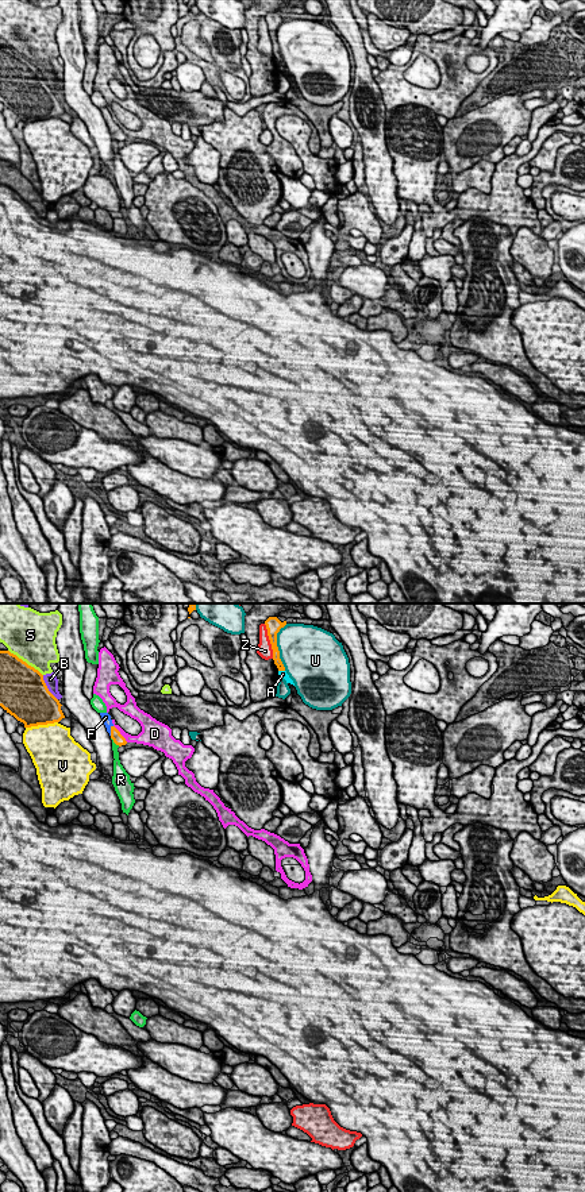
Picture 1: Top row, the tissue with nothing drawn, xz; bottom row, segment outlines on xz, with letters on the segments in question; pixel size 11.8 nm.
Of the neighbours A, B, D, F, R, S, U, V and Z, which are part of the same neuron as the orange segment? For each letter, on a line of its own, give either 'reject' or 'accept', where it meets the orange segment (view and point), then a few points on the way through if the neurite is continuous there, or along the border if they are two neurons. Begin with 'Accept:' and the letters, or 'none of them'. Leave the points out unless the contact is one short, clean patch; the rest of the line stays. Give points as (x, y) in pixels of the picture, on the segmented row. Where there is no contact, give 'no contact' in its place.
Accept: A, F
A: accept; meets orange in xz at (281, 670)
B: reject; meets orange in xz at (46, 687)
D: reject; meets orange in xz at (119, 733)
F: accept; meets orange in xz at (111, 730)
R: reject; meets orange in xz at (115, 743); border along xz (111, 737), (119, 745)
S: reject; meets orange in xz at (24, 662)
U: reject; meets orange in xz at (277, 647)
V: reject; meets orange in xz at (41, 724)
Z: reject; meets orange in xz at (270, 641)

